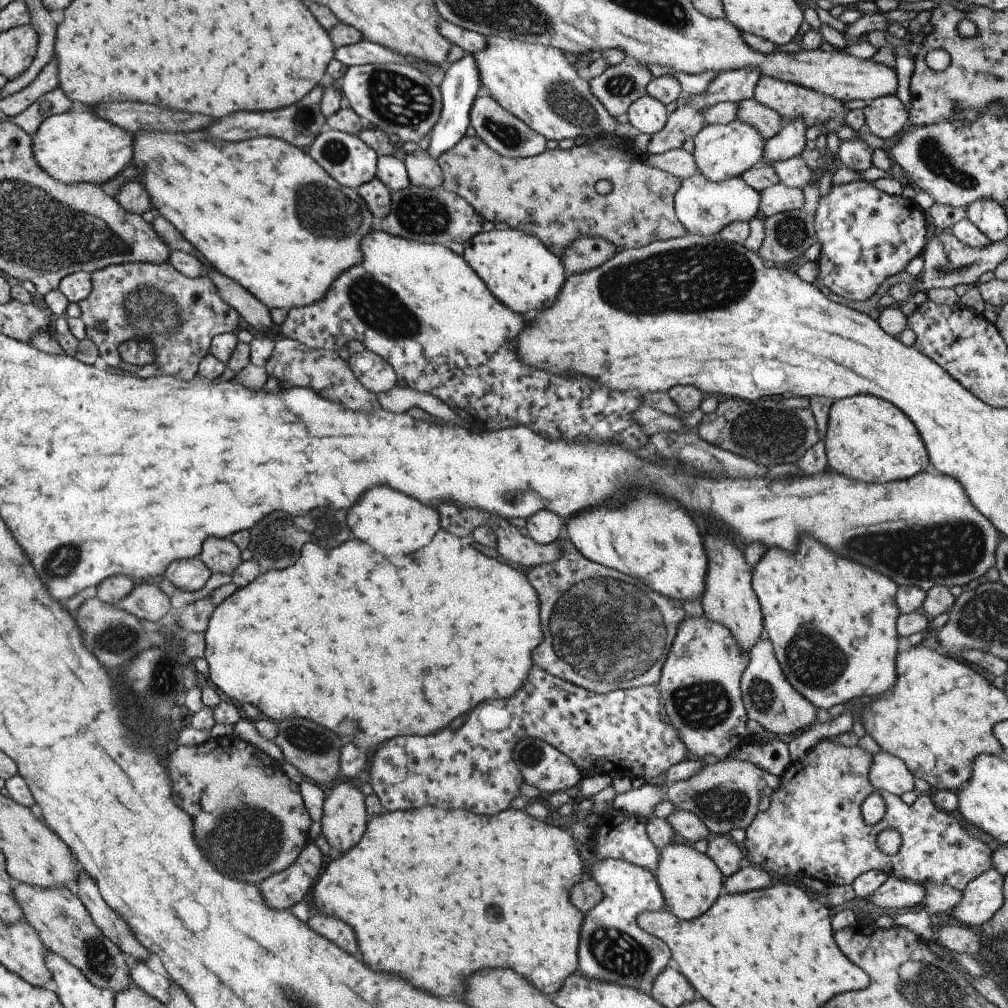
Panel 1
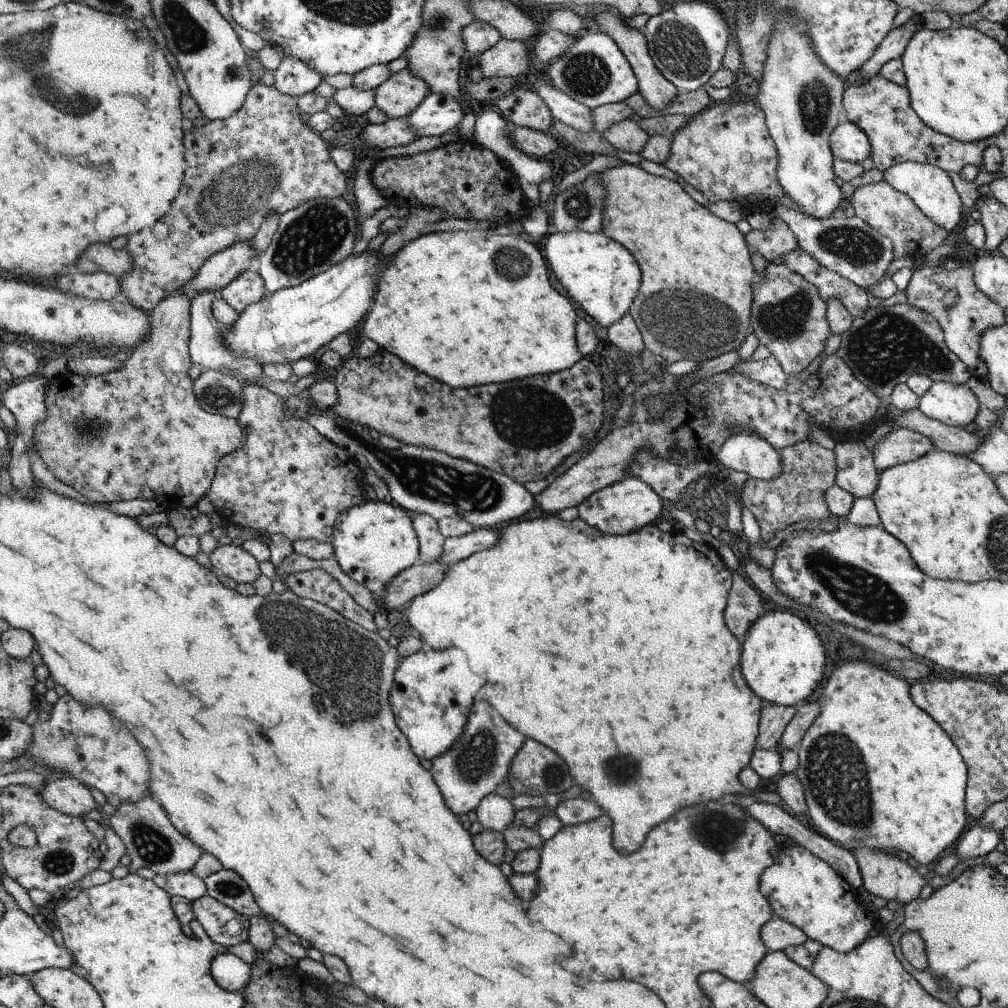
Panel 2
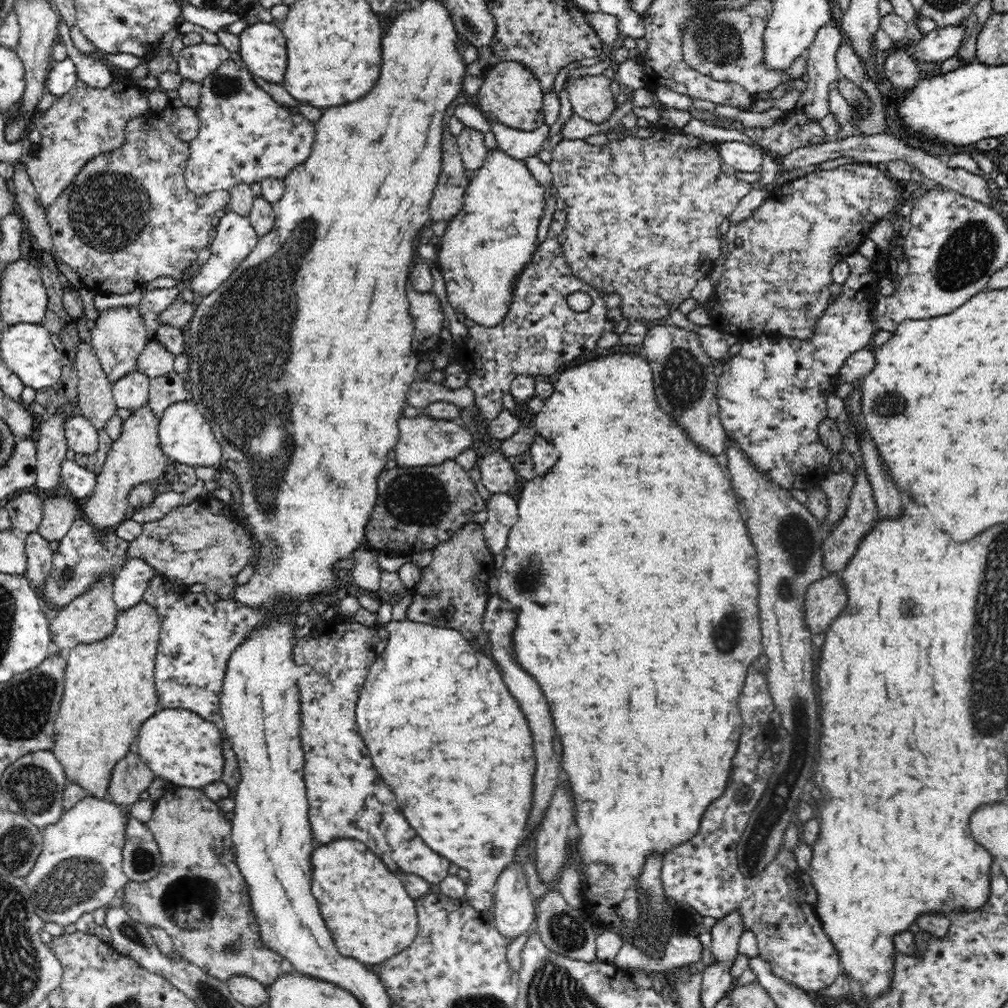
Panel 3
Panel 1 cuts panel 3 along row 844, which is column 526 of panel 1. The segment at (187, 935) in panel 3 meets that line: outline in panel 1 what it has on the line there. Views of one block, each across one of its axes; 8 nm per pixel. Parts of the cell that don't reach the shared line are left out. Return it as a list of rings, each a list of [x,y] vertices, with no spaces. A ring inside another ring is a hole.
[[[465,135],[451,150],[446,150],[444,154],[440,154],[438,162],[443,173],[442,187],[464,198],[478,214],[482,214],[484,221],[491,221],[494,224],[505,222],[512,229],[533,235],[535,238],[538,238],[552,254],[556,254],[556,256],[561,258],[562,254],[564,254],[564,250],[566,250],[566,246],[570,246],[570,242],[574,242],[576,238],[581,237],[602,238],[608,242],[612,242],[616,248],[621,246],[624,249],[638,249],[655,241],[679,238],[688,234],[686,228],[684,228],[682,222],[678,220],[675,214],[674,194],[676,194],[676,190],[680,188],[681,180],[672,174],[668,174],[668,172],[662,172],[662,170],[652,168],[652,166],[644,166],[644,164],[640,162],[640,157],[634,158],[634,156],[632,156],[632,146],[632,143],[623,145],[622,143],[613,142],[612,139],[606,142],[592,142],[592,144],[582,141],[576,143],[572,148],[568,148],[568,150],[556,148],[555,150],[546,150],[543,154],[534,157],[509,158],[501,156],[494,152],[494,150],[491,150],[477,135]],[[598,180],[608,180],[608,182],[612,182],[612,186],[614,186],[614,188],[612,188],[613,192],[610,192],[607,196],[598,194],[595,188]]]

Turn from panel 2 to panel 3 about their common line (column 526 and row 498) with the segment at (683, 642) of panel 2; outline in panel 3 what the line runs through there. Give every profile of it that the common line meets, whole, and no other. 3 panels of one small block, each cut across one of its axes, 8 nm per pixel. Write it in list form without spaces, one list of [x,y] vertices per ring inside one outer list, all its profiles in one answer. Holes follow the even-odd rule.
[[[613,353],[609,355],[595,356],[589,359],[585,364],[580,366],[574,366],[568,370],[564,370],[562,374],[558,376],[556,382],[553,384],[553,393],[550,397],[544,400],[544,405],[541,411],[536,413],[534,418],[534,429],[536,433],[546,440],[552,442],[558,449],[560,456],[556,461],[556,464],[550,469],[550,472],[540,476],[538,474],[531,481],[528,481],[521,492],[520,499],[518,500],[518,510],[520,510],[520,518],[516,522],[516,526],[512,526],[512,532],[510,532],[510,538],[512,542],[506,546],[506,560],[504,560],[504,566],[502,570],[499,569],[500,578],[498,578],[498,584],[500,584],[500,594],[504,598],[508,598],[512,604],[518,604],[520,606],[520,616],[518,616],[518,630],[514,634],[514,652],[516,652],[516,658],[518,658],[518,664],[528,670],[528,674],[532,674],[536,678],[536,682],[542,686],[542,692],[550,704],[550,712],[552,712],[552,718],[554,718],[554,726],[556,726],[556,734],[560,738],[560,744],[562,744],[562,768],[564,772],[568,774],[568,782],[570,782],[570,788],[572,788],[572,794],[574,794],[574,800],[576,800],[576,826],[580,830],[580,838],[574,845],[577,854],[577,862],[579,862],[579,873],[581,874],[581,894],[580,894],[580,906],[583,908],[583,914],[589,918],[589,920],[602,926],[604,930],[611,928],[614,933],[630,934],[633,938],[642,938],[640,934],[640,906],[638,905],[639,886],[637,885],[637,876],[642,872],[644,866],[644,860],[646,856],[652,852],[652,854],[663,856],[664,853],[672,850],[674,846],[684,844],[688,842],[695,835],[697,828],[700,826],[702,815],[706,812],[706,808],[710,806],[710,802],[714,802],[714,798],[720,798],[722,792],[726,790],[726,782],[730,778],[730,766],[732,766],[732,758],[734,758],[734,750],[738,748],[738,738],[740,738],[740,728],[744,726],[742,720],[740,720],[740,708],[738,708],[738,698],[740,698],[740,692],[742,692],[742,686],[744,686],[744,678],[746,678],[746,670],[748,670],[748,664],[752,664],[752,660],[762,652],[762,632],[760,632],[760,620],[758,620],[758,558],[756,558],[757,548],[753,545],[751,538],[749,537],[749,531],[747,530],[747,524],[742,522],[742,514],[740,514],[740,508],[738,508],[738,500],[736,500],[736,494],[732,490],[732,484],[730,480],[726,478],[720,462],[700,450],[696,443],[692,442],[692,439],[688,438],[688,433],[682,430],[682,427],[678,426],[672,415],[666,414],[666,411],[660,409],[658,401],[656,401],[656,395],[654,395],[654,385],[652,378],[652,368],[649,366],[649,362],[646,361],[646,357],[635,353]]]

